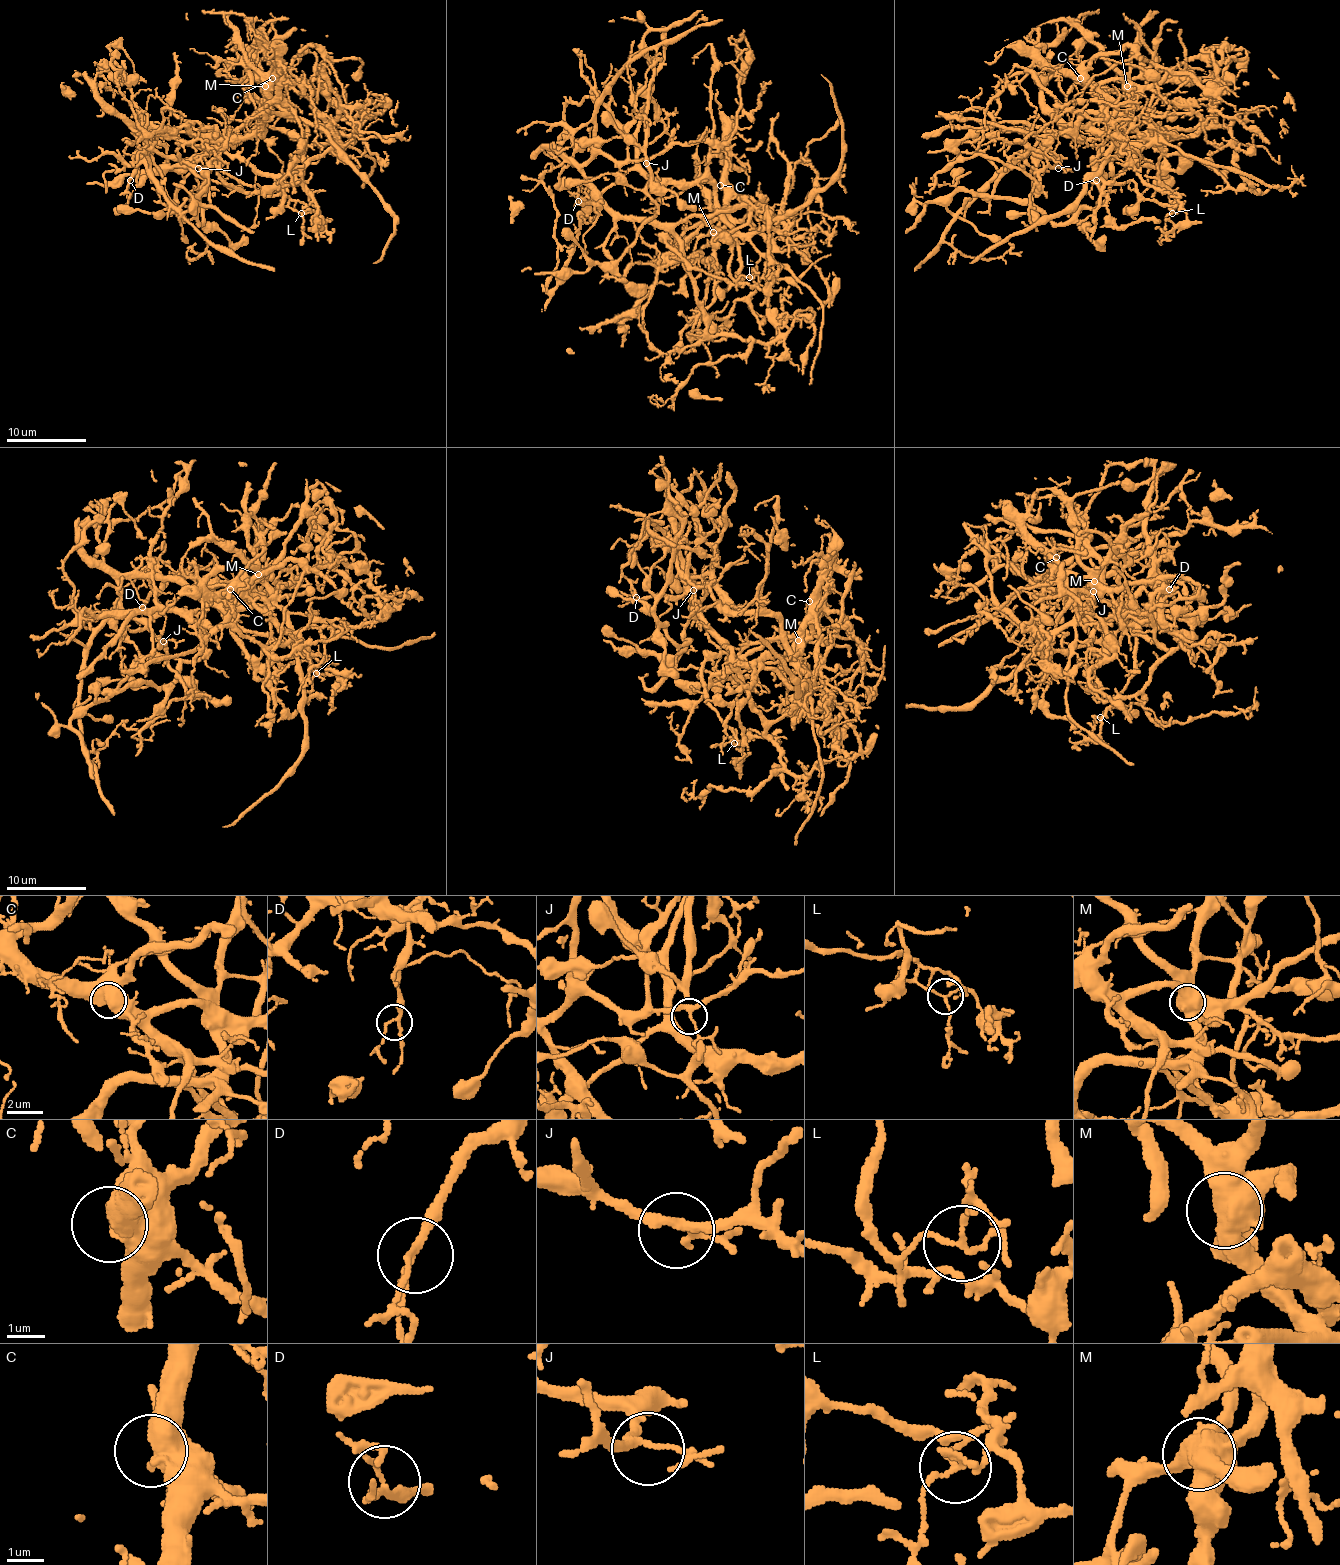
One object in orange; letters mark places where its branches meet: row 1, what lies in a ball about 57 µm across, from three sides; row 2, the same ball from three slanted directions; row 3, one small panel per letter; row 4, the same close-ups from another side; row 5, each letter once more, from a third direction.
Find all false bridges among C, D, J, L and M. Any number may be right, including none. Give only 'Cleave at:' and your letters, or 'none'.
Cleave at: L, M

